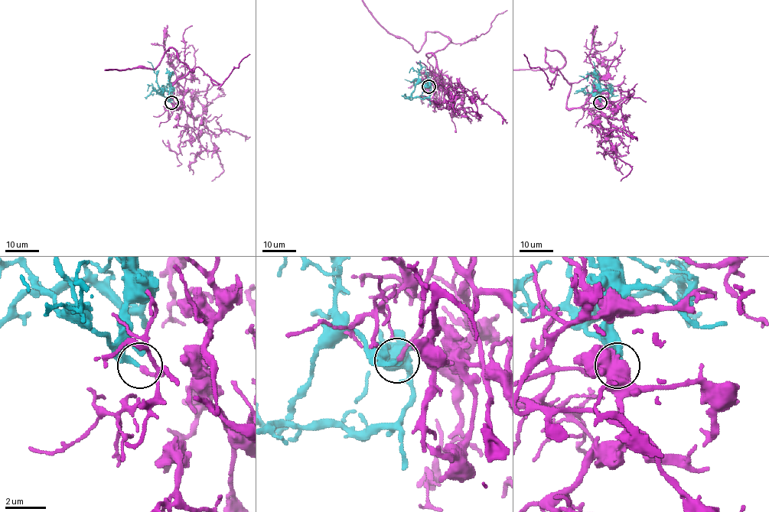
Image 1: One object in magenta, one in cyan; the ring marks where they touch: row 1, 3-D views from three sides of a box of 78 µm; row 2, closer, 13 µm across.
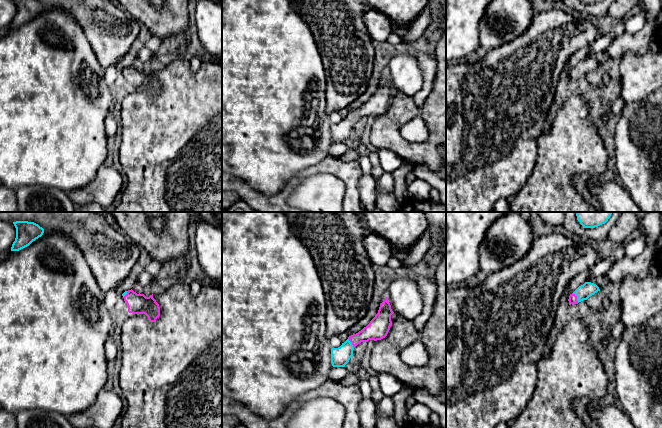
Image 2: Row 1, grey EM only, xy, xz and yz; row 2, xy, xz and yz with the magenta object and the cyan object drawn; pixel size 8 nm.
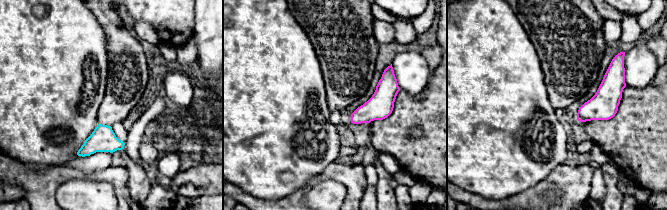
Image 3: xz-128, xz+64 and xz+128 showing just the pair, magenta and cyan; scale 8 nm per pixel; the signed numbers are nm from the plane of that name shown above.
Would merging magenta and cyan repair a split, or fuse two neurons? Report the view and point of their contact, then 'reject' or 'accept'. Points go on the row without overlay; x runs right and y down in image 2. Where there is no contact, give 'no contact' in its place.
yz (576, 73) | accept

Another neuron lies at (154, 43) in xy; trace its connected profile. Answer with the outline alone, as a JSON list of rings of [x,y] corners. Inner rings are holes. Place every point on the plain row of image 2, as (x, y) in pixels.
[[[151,36],[149,40],[146,41],[145,46],[151,52],[160,53],[160,47],[162,40],[157,36]]]

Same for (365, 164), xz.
[[[359,155],[357,161],[360,164],[360,167],[361,167],[363,174],[372,175],[371,174],[371,162],[370,162],[368,156]]]

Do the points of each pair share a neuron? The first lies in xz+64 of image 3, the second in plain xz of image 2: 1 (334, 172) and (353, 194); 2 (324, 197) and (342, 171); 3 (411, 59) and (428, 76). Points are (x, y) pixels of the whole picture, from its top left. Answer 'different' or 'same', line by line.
1: same
2: different
3: different

